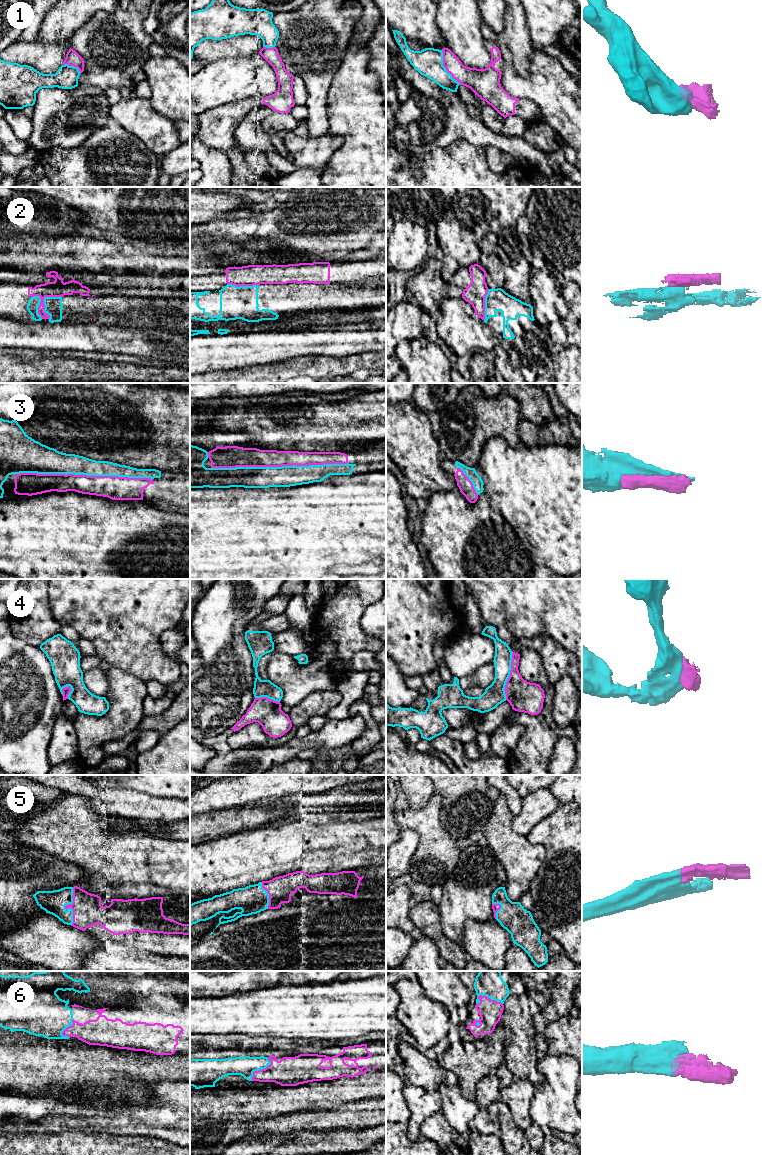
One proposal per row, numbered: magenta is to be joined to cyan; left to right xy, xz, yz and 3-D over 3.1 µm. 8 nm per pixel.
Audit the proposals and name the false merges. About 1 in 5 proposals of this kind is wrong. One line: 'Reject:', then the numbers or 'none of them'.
Reject: 2, 4

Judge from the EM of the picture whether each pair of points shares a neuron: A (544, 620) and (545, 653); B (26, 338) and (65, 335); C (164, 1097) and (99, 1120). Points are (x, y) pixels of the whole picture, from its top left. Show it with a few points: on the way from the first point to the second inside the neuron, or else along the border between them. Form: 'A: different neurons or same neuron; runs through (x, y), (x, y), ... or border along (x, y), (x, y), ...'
A: different neurons; border along (521, 638), (548, 635), (564, 648)
B: same neuron; runs through (36, 336), (55, 336)
C: same neuron; runs through (148, 1113), (141, 1120), (115, 1120)

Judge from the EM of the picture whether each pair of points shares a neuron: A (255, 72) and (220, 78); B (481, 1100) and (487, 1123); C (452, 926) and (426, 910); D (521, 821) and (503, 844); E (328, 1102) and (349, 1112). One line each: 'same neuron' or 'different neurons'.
A: same neuron
B: same neuron
C: different neurons
D: different neurons
E: different neurons

